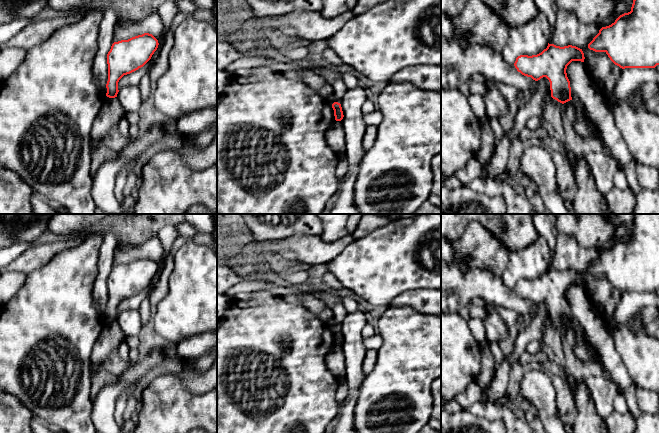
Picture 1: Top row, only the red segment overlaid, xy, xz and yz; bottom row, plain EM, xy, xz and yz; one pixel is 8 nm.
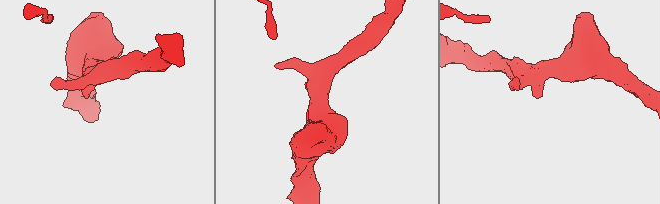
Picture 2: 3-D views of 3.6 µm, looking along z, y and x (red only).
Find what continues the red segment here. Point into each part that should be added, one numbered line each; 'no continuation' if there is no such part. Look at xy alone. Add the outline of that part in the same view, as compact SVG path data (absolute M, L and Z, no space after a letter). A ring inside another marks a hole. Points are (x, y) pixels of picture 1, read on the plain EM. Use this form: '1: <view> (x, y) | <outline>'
no continuation

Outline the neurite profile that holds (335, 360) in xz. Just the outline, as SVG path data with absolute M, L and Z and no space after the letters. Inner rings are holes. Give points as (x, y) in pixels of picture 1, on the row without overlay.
M334 345L326 356L327 368L340 380L346 375L345 355L340 345Z

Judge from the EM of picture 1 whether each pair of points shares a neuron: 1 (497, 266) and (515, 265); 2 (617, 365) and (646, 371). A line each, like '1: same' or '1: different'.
1: different
2: different

